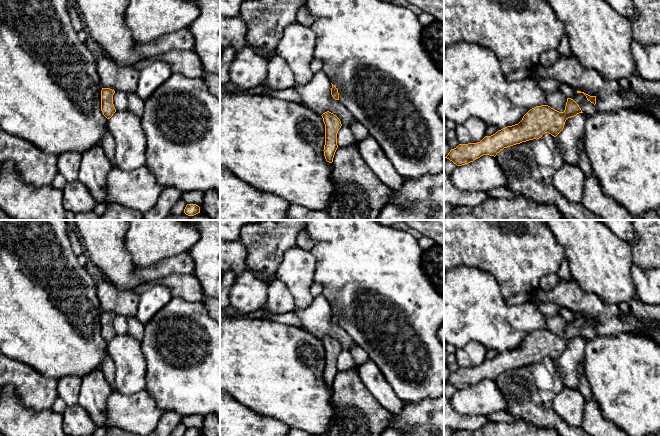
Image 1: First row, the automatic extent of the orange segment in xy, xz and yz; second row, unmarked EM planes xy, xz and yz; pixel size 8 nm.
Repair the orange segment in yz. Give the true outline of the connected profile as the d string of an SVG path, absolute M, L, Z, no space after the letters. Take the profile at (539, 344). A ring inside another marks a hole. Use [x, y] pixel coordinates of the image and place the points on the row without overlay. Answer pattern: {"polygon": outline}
{"polygon": "M567 322L563 336L548 329L536 330L530 333L518 348L507 350L491 360L485 360L480 366L459 368L444 382L457 390L462 390L483 379L495 381L504 372L533 363L537 364L545 357L556 361L563 354L566 344L579 337L583 336L571 322Z"}

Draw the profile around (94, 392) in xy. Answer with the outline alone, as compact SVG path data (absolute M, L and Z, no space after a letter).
M102 369L81 378L78 404L89 413L95 426L111 427L107 422L107 400L111 393Z

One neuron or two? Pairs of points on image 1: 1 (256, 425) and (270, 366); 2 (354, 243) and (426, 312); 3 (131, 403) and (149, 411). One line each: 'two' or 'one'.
1: two
2: one
3: one

